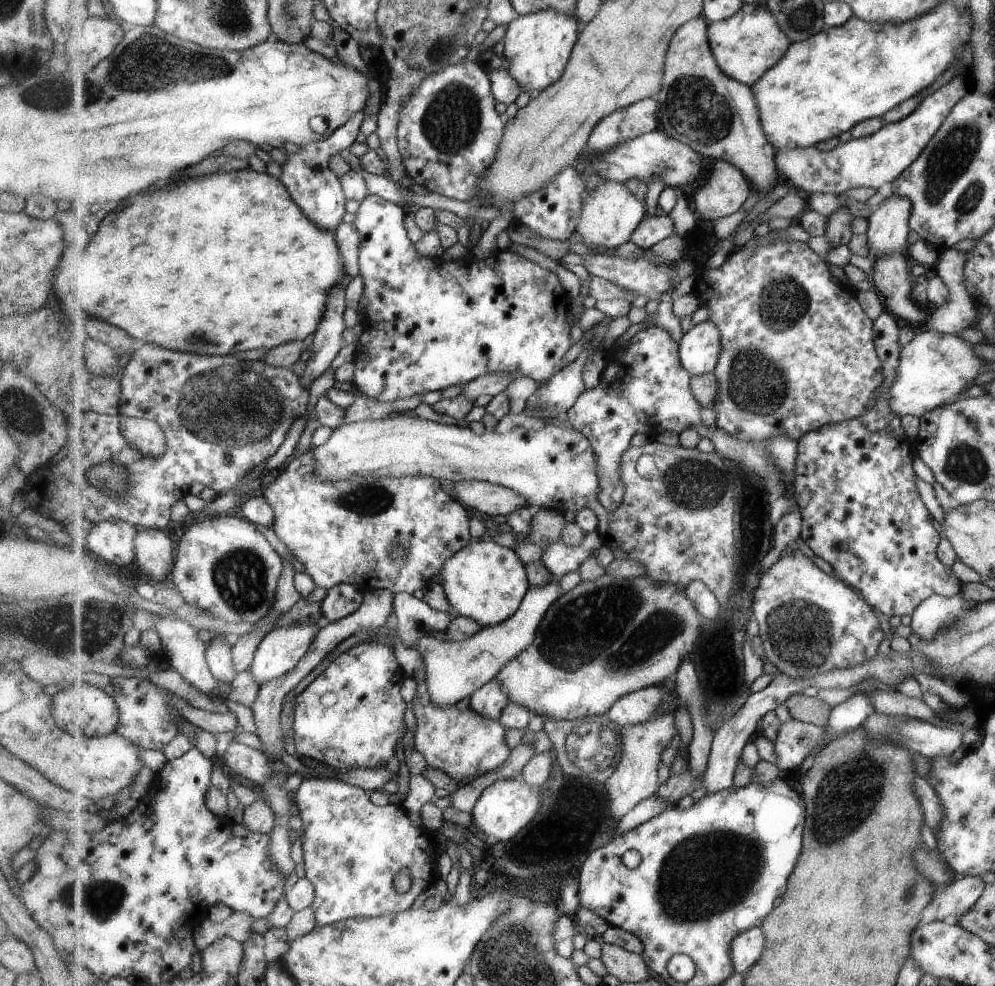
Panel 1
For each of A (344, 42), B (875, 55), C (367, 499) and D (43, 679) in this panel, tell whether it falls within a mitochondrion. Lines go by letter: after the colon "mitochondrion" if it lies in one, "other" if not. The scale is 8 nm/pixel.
A: other
B: mitochondrion
C: mitochondrion
D: other

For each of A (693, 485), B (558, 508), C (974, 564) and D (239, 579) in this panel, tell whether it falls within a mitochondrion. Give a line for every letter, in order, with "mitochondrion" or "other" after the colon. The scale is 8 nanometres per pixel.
A: mitochondrion
B: other
C: other
D: mitochondrion

